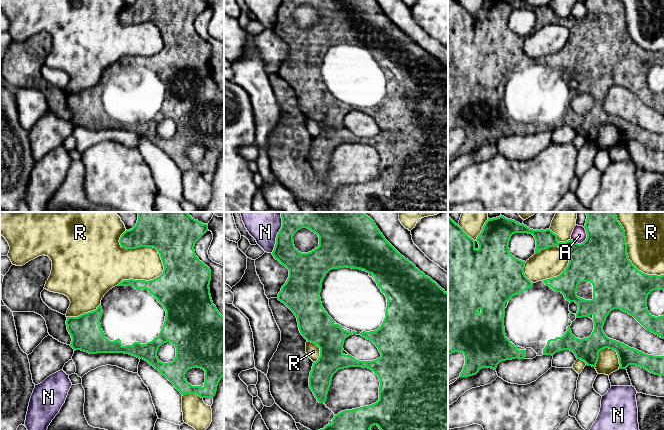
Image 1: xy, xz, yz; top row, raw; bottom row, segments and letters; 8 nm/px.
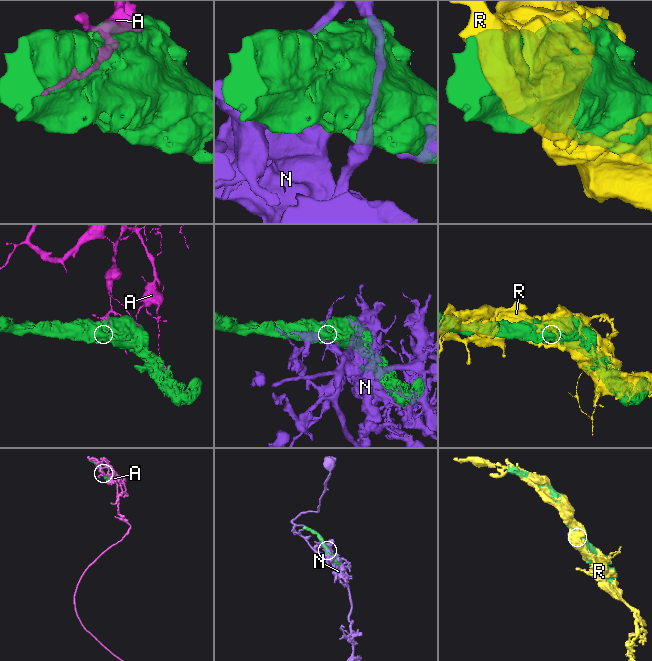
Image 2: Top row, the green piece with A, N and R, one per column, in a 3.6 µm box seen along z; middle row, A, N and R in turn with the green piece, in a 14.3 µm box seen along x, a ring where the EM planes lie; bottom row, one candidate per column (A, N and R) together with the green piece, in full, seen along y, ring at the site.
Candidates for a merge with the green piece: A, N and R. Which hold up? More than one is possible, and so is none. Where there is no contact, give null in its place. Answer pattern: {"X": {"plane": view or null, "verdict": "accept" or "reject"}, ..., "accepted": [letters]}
{"A": {"plane": "yz", "verdict": "reject"}, "N": {"plane": "xz", "verdict": "reject"}, "R": {"plane": "xy", "verdict": "reject"}, "accepted": []}

